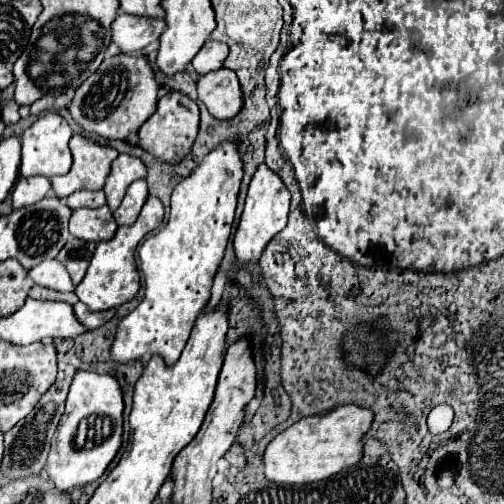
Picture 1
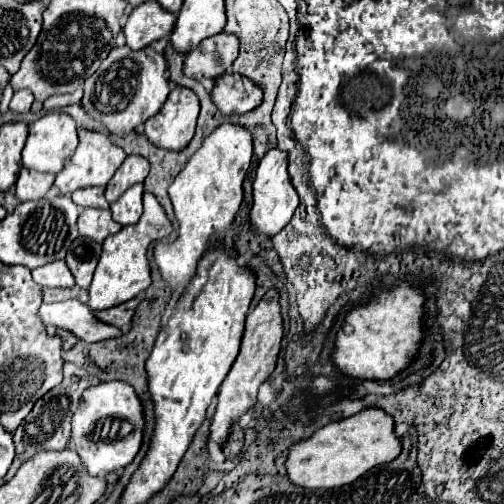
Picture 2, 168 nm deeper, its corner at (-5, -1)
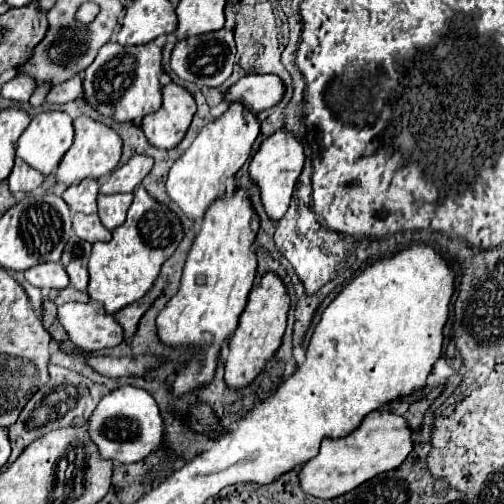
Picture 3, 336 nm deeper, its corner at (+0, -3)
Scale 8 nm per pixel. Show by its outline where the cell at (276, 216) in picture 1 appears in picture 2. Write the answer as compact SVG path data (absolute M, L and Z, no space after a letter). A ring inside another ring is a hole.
M272 148L258 164L256 178L254 178L254 204L250 210L250 232L260 236L276 236L292 218L294 210L298 208L298 194L290 184L290 176L286 172L286 152Z

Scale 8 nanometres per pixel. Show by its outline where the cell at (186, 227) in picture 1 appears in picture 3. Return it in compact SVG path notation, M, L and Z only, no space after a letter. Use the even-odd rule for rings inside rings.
M231 102L229 108L213 122L209 122L193 140L193 144L179 156L169 170L167 194L179 204L179 208L193 220L205 216L207 206L225 194L225 180L247 162L251 146L259 136L259 120L243 102Z

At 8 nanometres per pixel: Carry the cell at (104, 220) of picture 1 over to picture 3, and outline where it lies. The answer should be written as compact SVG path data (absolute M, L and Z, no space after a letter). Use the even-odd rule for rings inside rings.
M73 214L73 230L81 240L91 244L111 240L111 232L101 224L97 214Z

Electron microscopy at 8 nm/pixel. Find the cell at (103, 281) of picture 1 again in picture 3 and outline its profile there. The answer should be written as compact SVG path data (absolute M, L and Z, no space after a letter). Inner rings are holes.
M141 186L133 192L133 204L127 212L125 224L113 230L111 242L95 242L89 256L89 296L101 302L109 314L117 314L121 308L137 302L147 294L159 276L165 260L171 258L185 230L175 212L161 202L155 202Z

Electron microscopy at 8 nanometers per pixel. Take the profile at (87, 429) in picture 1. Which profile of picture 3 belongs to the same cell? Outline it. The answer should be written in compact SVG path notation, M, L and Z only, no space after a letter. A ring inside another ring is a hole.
M121 386L99 402L89 420L89 432L103 458L111 458L115 464L131 464L147 458L163 444L163 418L147 390Z

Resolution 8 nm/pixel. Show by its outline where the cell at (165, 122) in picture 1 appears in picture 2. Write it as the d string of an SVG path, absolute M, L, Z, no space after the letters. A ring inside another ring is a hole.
M174 88L162 110L146 120L146 138L164 150L184 150L194 136L200 104L188 88Z

